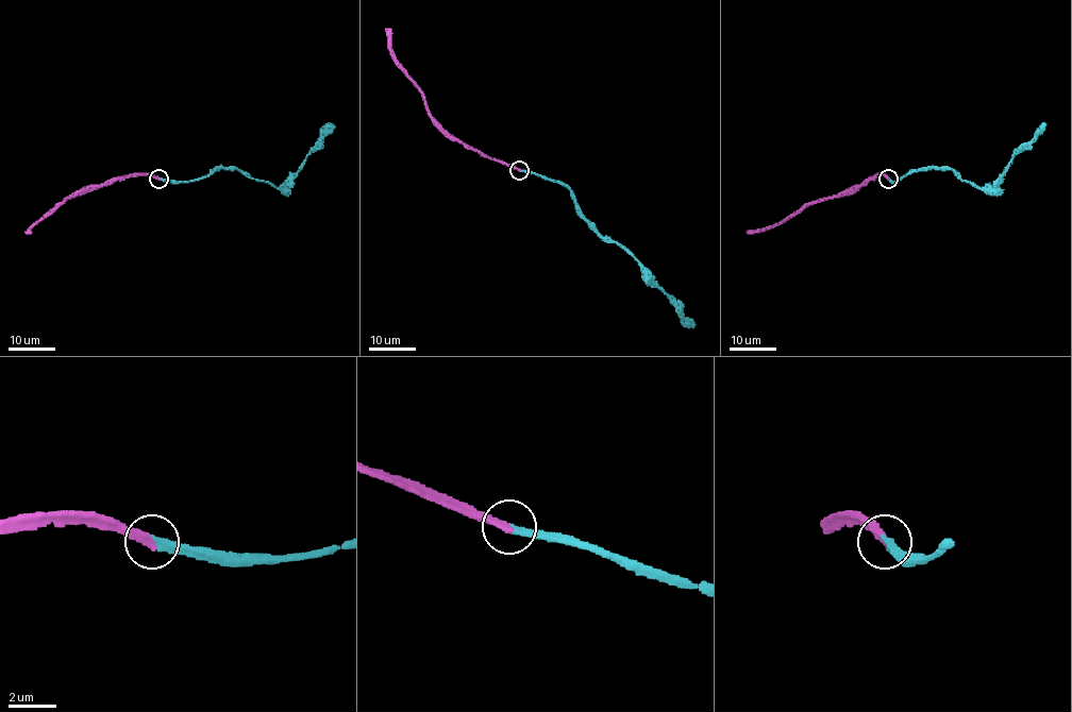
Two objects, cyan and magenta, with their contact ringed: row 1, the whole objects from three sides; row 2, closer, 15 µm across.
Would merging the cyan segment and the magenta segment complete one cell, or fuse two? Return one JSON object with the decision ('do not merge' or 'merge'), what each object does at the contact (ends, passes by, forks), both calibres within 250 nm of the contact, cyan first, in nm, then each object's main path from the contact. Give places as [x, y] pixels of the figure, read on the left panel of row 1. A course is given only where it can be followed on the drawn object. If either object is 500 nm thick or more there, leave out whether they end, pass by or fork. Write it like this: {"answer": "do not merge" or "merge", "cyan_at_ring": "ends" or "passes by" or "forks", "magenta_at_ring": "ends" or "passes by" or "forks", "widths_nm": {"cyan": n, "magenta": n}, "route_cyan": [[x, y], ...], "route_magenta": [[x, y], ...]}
{"answer": "merge", "cyan_at_ring": "ends", "magenta_at_ring": "ends", "widths_nm": {"cyan": 340, "magenta": 360}, "route_cyan": [[160, 179], [194, 181], [216, 169], [236, 168], [252, 178], [282, 187], [333, 123]], "route_magenta": [[160, 179], [126, 175], [111, 182], [91, 185], [71, 195], [24, 233]]}

